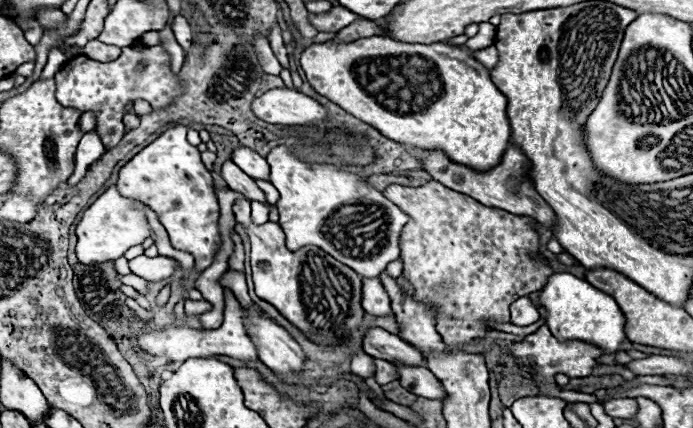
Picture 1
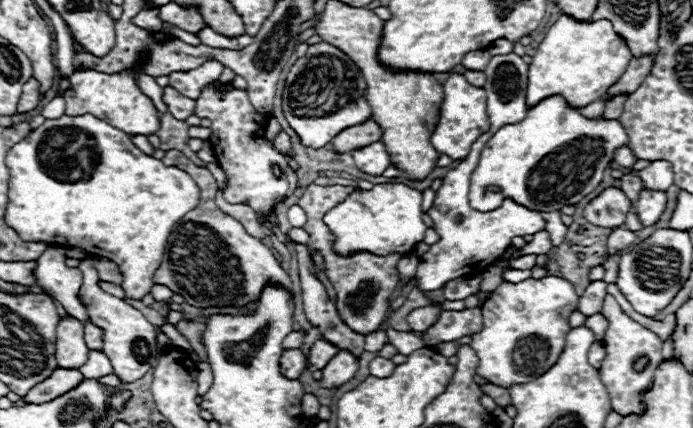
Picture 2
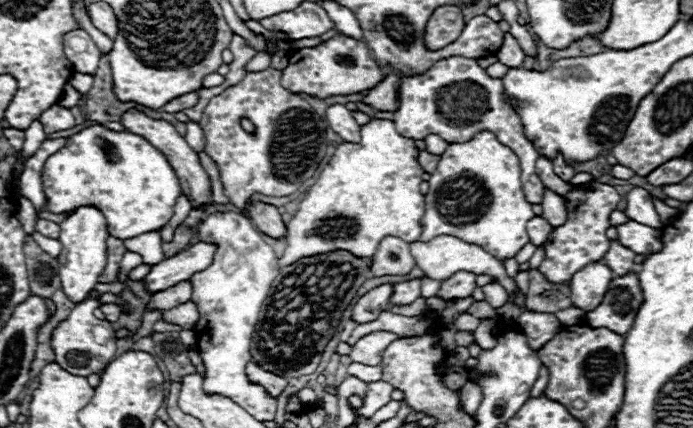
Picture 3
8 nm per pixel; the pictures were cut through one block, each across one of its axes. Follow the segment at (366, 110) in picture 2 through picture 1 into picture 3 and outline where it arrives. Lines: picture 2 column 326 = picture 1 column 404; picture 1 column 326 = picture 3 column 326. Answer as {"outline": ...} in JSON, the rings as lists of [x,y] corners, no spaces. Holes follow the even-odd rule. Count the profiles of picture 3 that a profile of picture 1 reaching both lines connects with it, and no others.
{"outline":[[[334,36],[314,48],[292,50],[290,62],[282,70],[282,86],[286,90],[292,90],[294,94],[308,94],[322,100],[328,96],[348,96],[370,90],[382,78],[384,74],[372,58],[368,46],[364,42],[344,36]]]}

